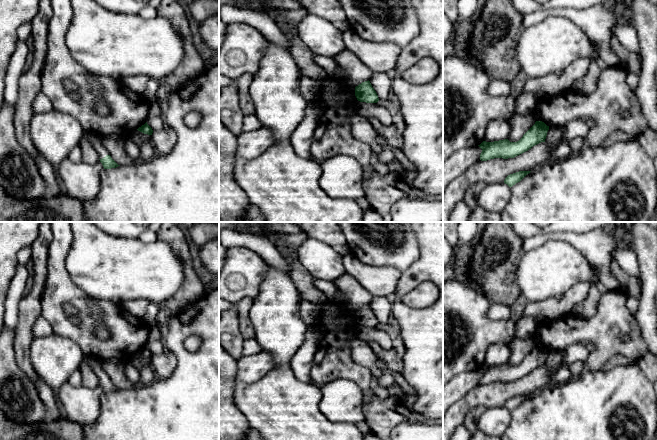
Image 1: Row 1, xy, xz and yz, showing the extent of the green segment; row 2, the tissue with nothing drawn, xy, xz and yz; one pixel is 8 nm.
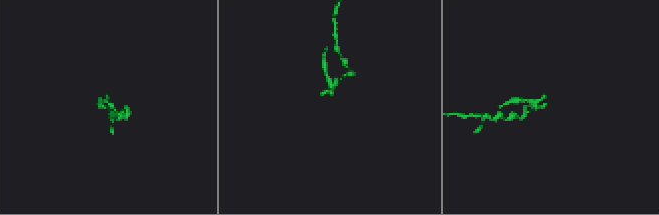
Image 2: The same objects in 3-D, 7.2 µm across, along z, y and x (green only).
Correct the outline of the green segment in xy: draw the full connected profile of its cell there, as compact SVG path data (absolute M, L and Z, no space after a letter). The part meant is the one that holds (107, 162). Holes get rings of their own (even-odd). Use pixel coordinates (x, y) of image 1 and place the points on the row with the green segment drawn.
M84 132L83 136L92 144L93 148L97 151L99 160L102 163L104 169L111 169L120 166L111 158L108 151L104 148L100 136L91 132Z

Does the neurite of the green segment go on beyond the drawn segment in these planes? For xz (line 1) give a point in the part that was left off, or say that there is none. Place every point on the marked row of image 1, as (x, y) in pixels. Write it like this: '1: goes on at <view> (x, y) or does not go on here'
1: does not go on here

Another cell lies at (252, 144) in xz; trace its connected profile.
M261 126L238 135L237 142L237 155L252 160L266 152L274 144L274 138L269 129Z

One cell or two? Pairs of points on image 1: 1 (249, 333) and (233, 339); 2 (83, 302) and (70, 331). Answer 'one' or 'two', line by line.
1: two
2: one

